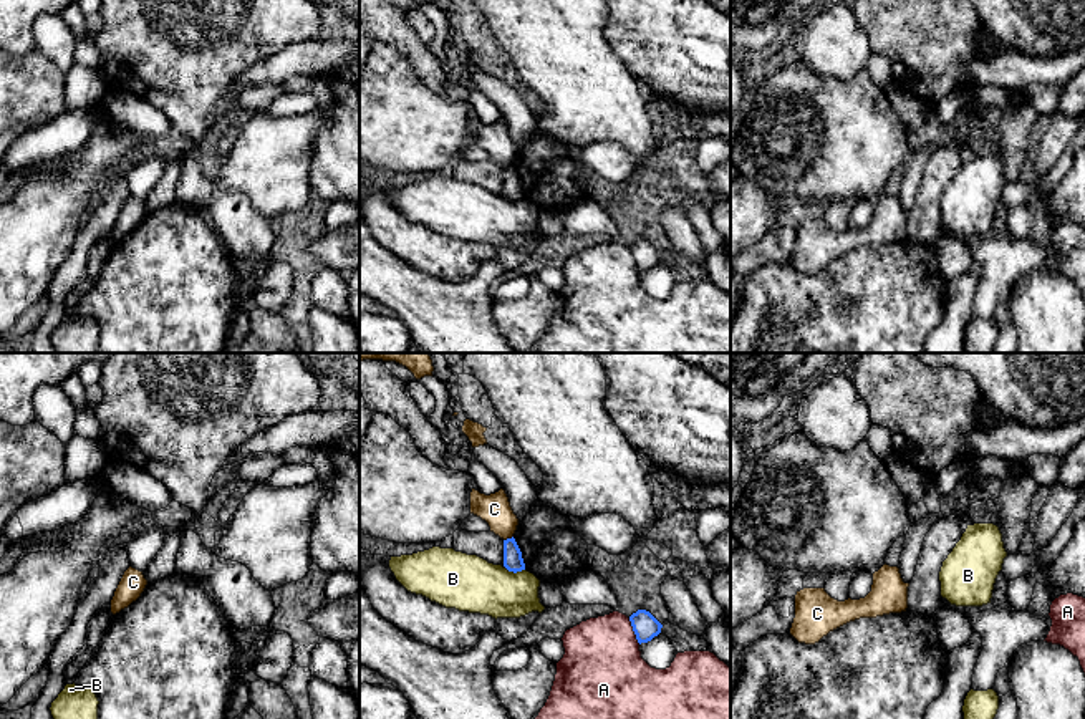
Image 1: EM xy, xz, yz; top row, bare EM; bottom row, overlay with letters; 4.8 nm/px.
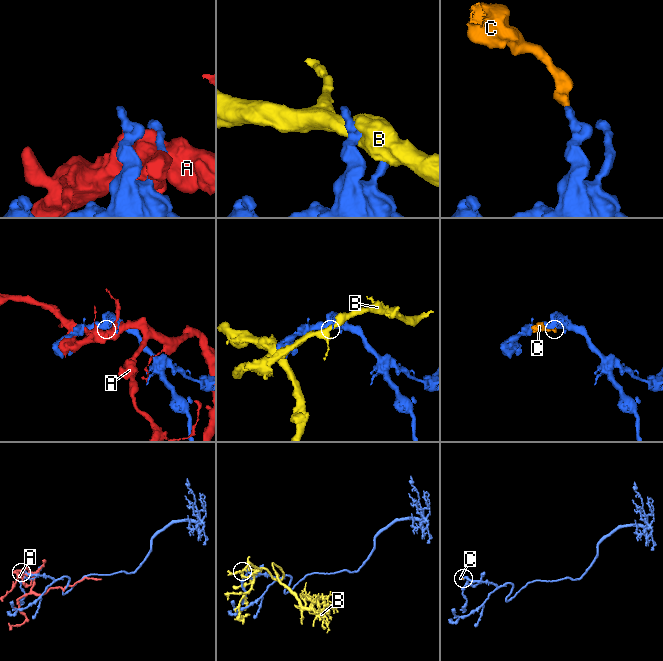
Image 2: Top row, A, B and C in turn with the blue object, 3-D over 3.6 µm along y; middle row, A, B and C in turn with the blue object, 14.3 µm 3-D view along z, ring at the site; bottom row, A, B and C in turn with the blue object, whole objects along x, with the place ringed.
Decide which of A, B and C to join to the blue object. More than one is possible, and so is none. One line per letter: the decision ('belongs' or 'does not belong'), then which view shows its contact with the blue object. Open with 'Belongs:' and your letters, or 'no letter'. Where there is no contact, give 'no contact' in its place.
Belongs: no letter
A: does not belong; meets blue in xz
B: does not belong; meets blue in xz
C: does not belong; meets blue in xz

